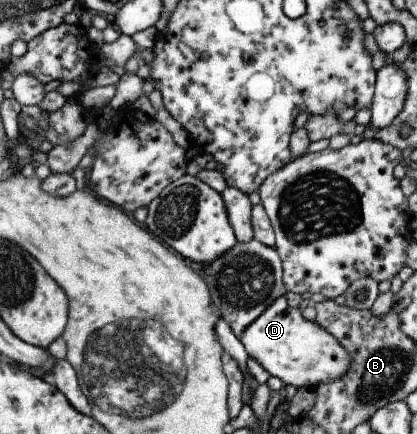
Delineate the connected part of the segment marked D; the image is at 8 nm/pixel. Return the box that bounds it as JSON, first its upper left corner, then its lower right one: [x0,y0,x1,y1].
[241,296,352,387]

